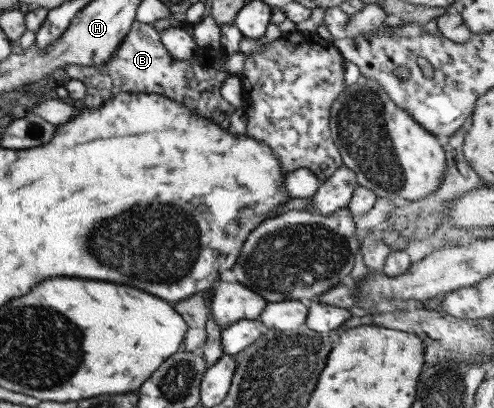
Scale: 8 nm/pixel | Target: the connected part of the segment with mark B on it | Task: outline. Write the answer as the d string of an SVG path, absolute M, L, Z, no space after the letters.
M135 20L107 62L89 67L67 64L63 74L64 80L75 79L83 83L86 93L81 100L88 109L96 109L119 93L158 94L184 106L197 117L221 123L235 111L219 94L224 79L232 76L231 73L223 73L227 59L229 56L222 47L207 45L197 46L188 60L177 61L165 51L159 32L152 24Z

